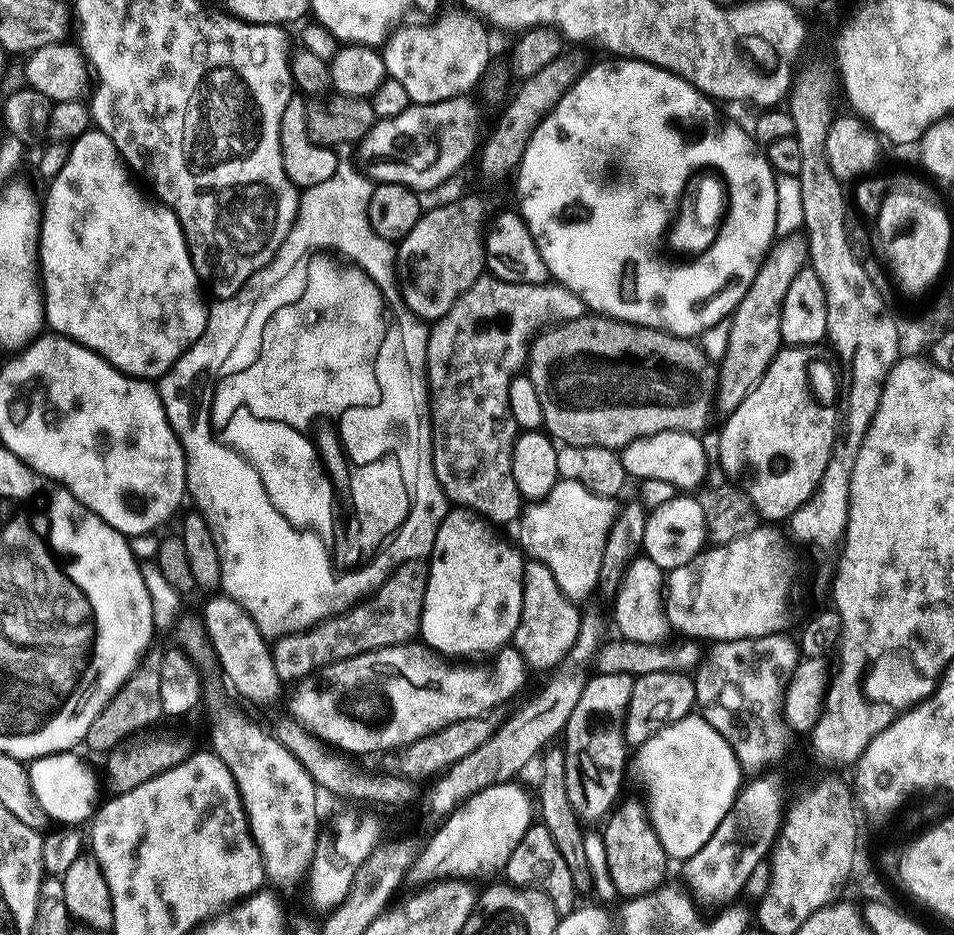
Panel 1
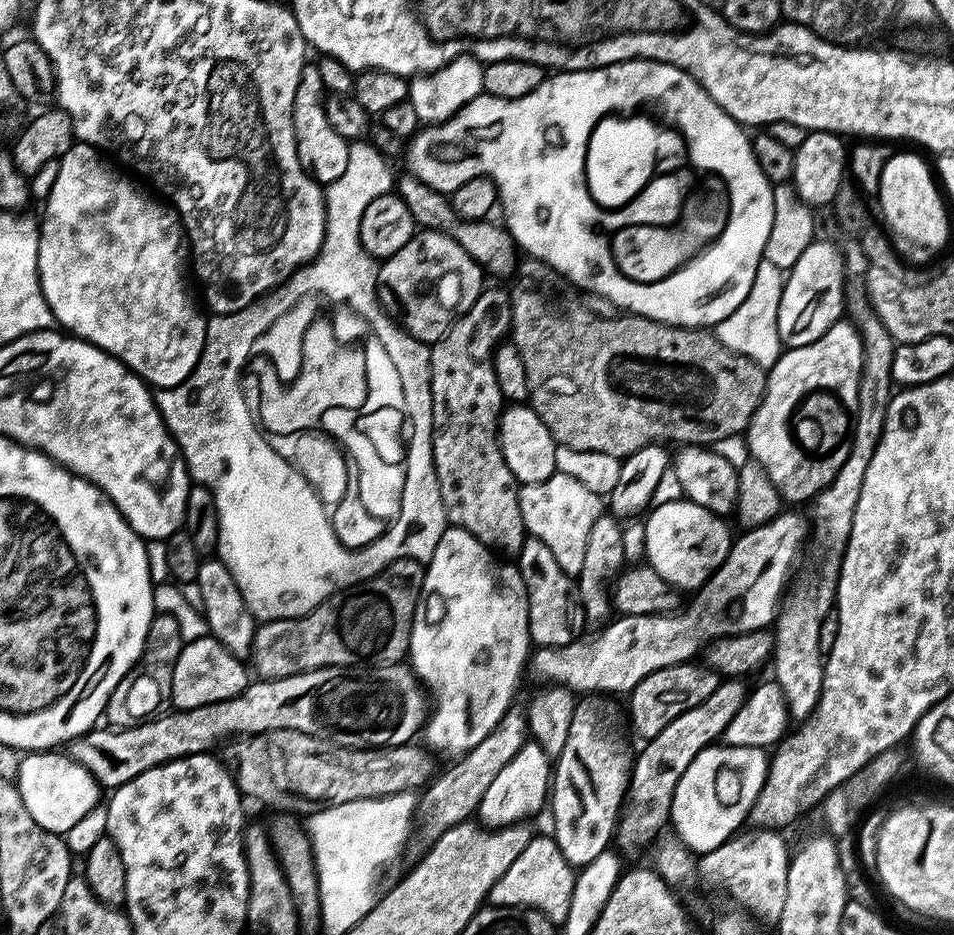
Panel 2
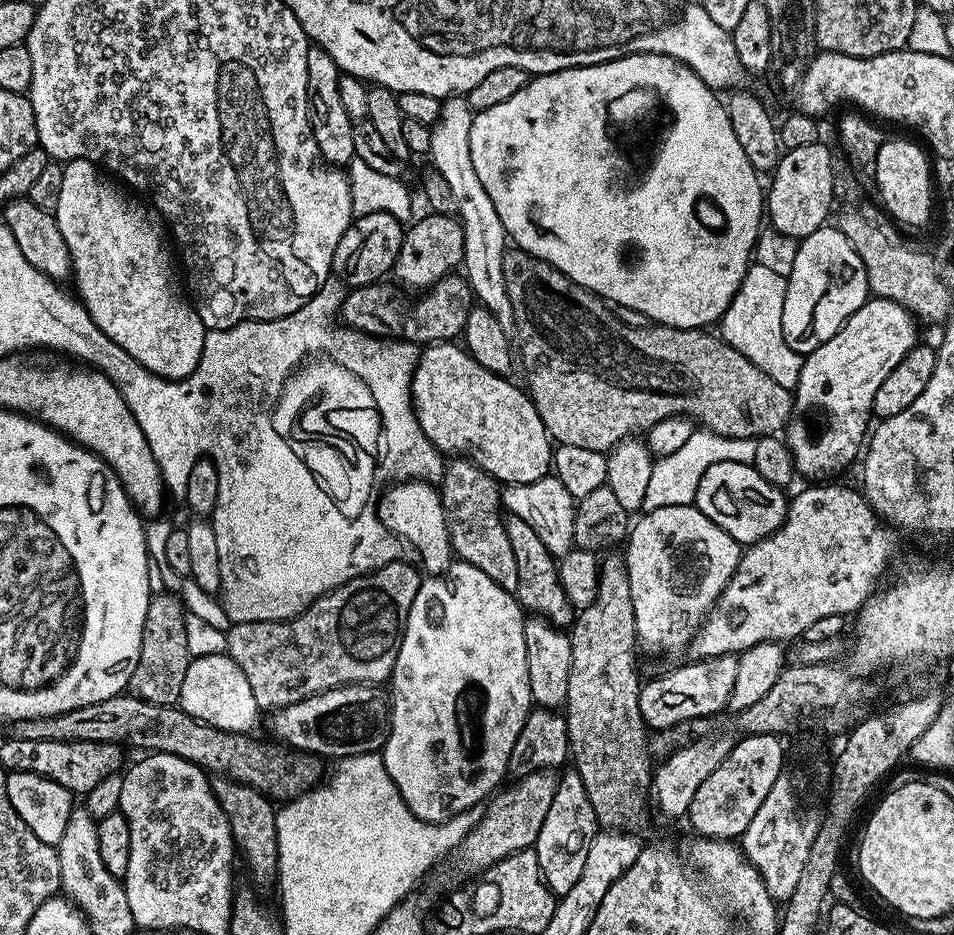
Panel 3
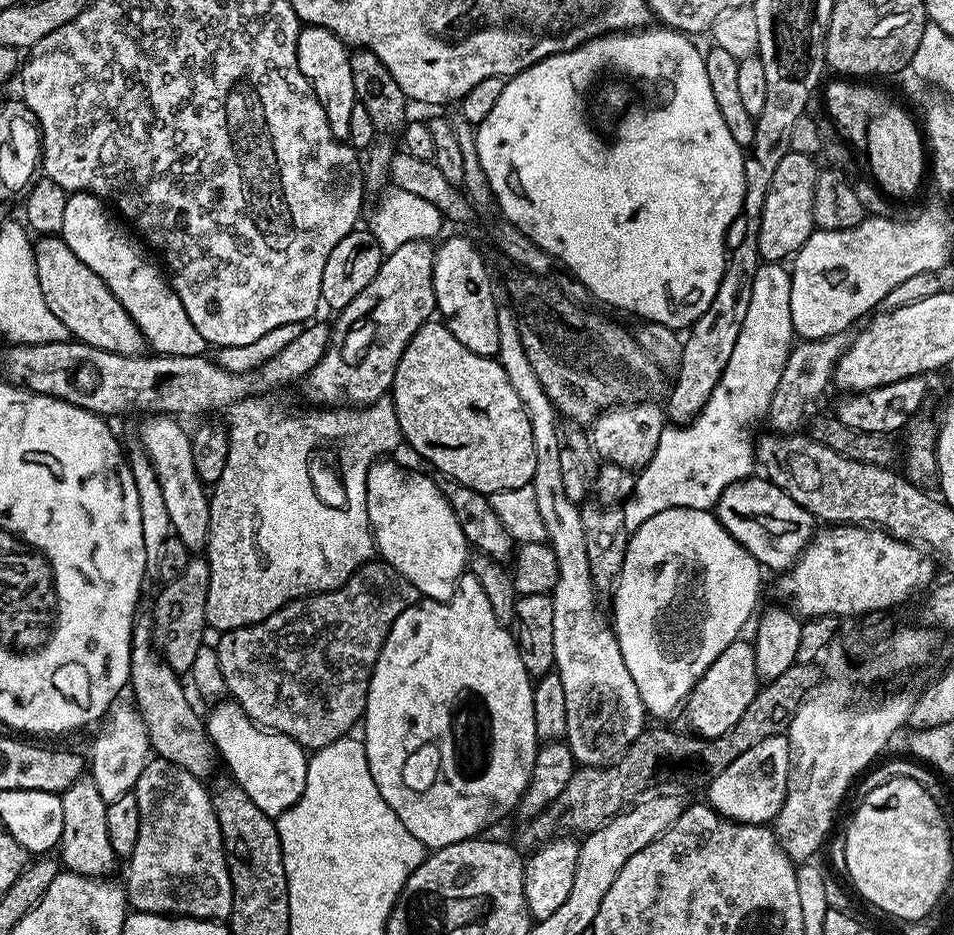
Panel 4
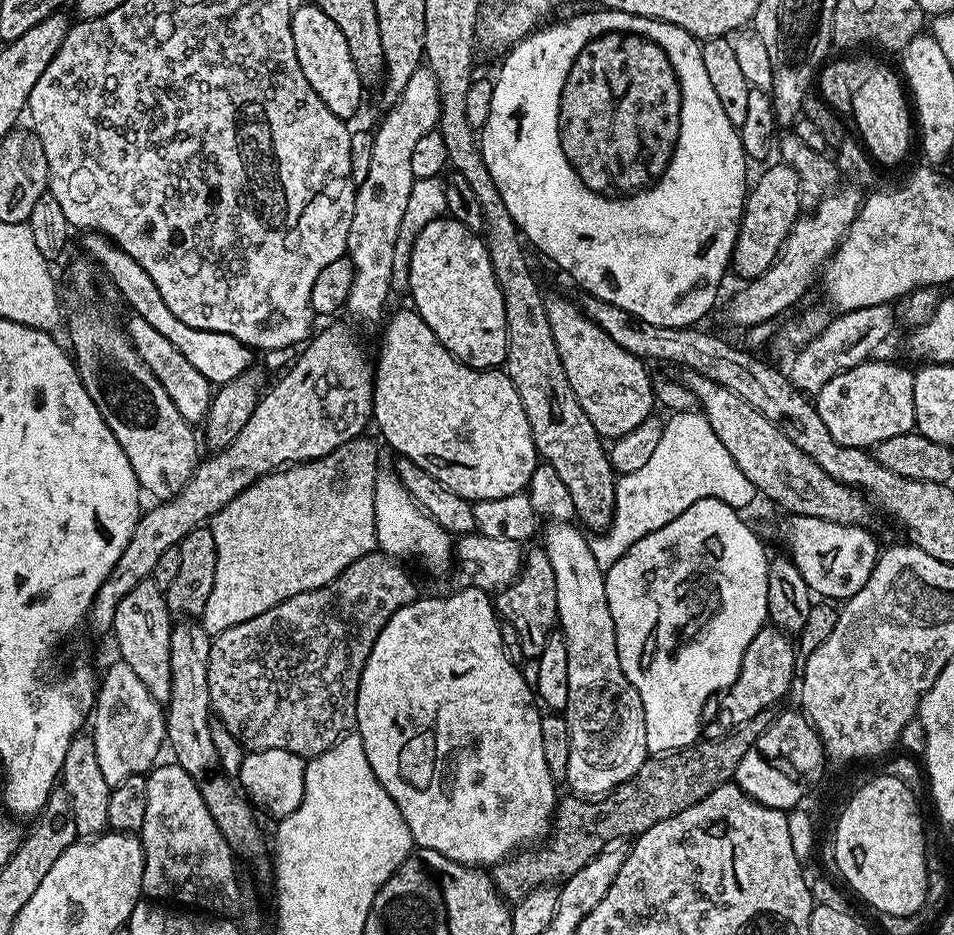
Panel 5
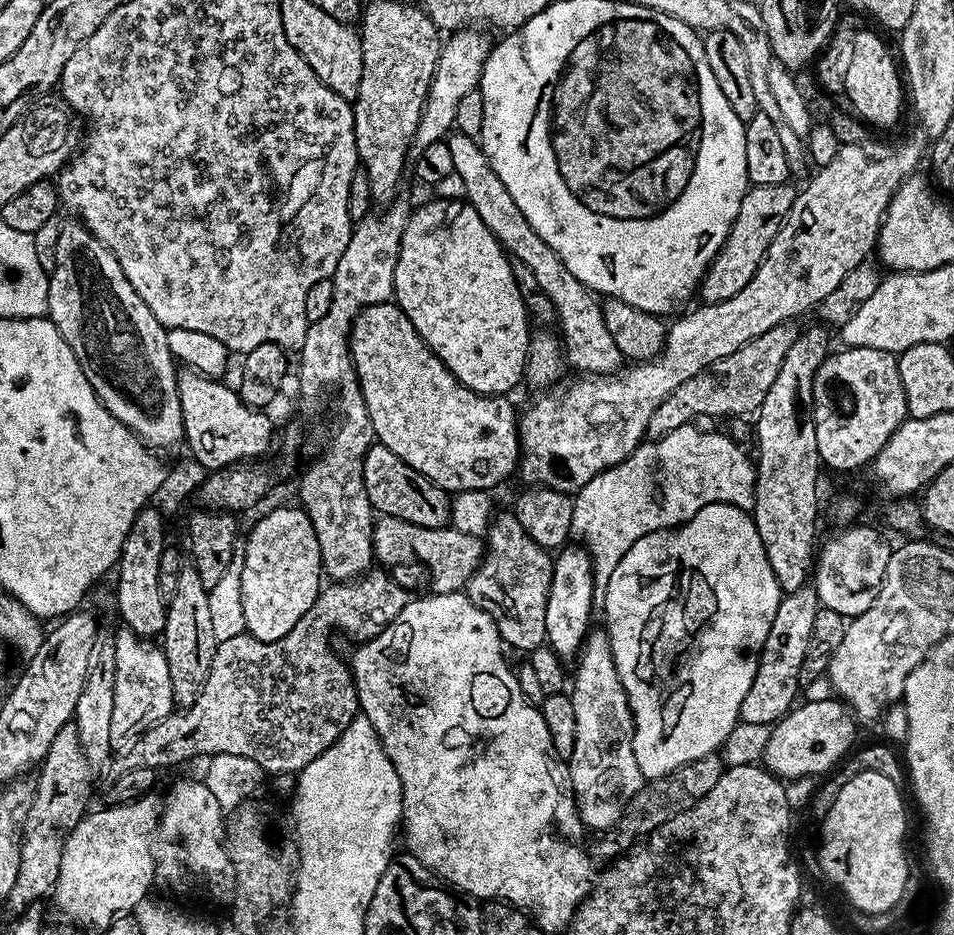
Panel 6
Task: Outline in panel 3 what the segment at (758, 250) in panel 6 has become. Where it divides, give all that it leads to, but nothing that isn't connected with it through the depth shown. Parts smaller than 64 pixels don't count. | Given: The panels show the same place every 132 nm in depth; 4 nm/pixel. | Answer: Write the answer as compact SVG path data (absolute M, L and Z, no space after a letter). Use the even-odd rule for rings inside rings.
M815 143L810 146L798 146L797 148L787 149L781 155L775 172L771 173L770 180L772 185L766 188L766 220L776 231L792 236L797 242L804 237L814 234L814 230L825 227L829 223L828 211L834 207L831 183L831 162L834 155L833 149Z

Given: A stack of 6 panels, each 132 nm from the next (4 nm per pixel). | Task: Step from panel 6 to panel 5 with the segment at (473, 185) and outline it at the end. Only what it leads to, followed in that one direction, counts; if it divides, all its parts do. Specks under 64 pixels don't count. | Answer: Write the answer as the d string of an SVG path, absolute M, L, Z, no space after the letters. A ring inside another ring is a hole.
M548 298L544 305L566 378L570 382L570 390L574 390L574 398L578 398L582 410L586 410L586 418L594 422L597 434L601 438L615 438L630 434L634 426L642 426L642 422L653 415L652 406L657 403L652 392L653 377L648 376L644 369L647 368L645 361L622 350L622 346L618 346L618 342L614 342L606 330L599 328L583 312L575 299Z

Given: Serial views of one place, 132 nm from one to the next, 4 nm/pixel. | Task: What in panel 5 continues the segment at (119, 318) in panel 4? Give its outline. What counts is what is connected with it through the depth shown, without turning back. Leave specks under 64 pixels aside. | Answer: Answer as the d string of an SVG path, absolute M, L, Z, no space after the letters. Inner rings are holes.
M133 315L131 319L132 321L127 321L126 331L132 337L132 345L136 347L136 352L142 358L142 362L146 362L146 366L150 366L154 378L158 378L158 382L162 382L162 386L166 390L166 394L170 394L174 406L178 406L178 414L182 414L182 418L189 424L199 425L207 417L208 407L212 404L213 385L208 383L207 377L198 374L198 370L194 370L194 366L190 366L190 362L186 362L186 354L182 354L182 350L178 350L178 346L174 346L174 342L170 342L170 338L158 334L158 330L154 330L154 326L150 326L150 322L146 322L146 318Z

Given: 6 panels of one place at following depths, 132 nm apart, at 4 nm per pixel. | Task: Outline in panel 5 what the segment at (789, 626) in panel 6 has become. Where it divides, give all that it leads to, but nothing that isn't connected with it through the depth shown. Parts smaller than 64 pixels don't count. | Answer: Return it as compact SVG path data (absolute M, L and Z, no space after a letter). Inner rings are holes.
M771 626L761 628L758 634L754 634L750 646L746 646L738 678L719 697L720 709L716 712L716 720L721 729L731 730L744 720L754 718L754 714L769 711L773 707L771 704L778 703L791 688L793 691L797 672L796 646L789 633Z

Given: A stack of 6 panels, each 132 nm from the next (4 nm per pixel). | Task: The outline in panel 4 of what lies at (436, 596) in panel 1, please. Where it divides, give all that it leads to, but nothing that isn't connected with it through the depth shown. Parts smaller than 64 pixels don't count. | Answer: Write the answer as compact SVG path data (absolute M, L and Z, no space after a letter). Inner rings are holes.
M464 574L457 582L456 592L453 594L449 602L425 599L423 602L417 603L415 606L408 608L402 613L394 622L394 626L390 630L390 634L386 638L386 642L382 646L382 650L376 659L376 665L372 671L372 677L368 679L368 697L366 698L366 706L364 707L364 715L362 717L362 728L364 724L364 733L362 739L364 741L364 749L366 750L366 758L370 766L370 774L374 778L374 782L378 786L378 794L382 794L382 798L386 802L386 806L390 806L390 810L394 810L394 814L402 822L402 826L406 828L418 840L422 842L425 849L435 850L438 848L445 848L454 842L462 842L463 840L470 840L479 837L487 830L491 824L496 824L499 820L507 818L511 812L515 813L520 806L520 799L524 797L526 786L530 782L530 774L534 766L534 758L536 757L536 749L538 741L536 738L536 727L534 726L534 694L532 693L534 687L533 677L528 675L526 666L522 666L522 658L520 657L520 648L516 645L515 635L505 625L498 622L498 618L494 618L494 610L490 606L490 598L486 598L486 590L482 590L482 586L478 582L478 578L471 574Z

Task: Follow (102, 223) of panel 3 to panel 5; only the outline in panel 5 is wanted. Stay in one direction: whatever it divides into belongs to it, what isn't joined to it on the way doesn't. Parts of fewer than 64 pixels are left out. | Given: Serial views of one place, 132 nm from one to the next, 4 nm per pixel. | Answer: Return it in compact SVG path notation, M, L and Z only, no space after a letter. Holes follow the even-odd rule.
M89 231L85 236L88 236L84 240L84 248L88 251L85 253L95 260L112 280L112 284L120 292L120 300L125 305L128 303L133 308L131 311L135 315L146 318L146 322L150 322L150 326L154 326L154 330L158 330L158 334L170 338L170 342L174 342L174 346L178 346L178 350L182 350L182 354L186 354L186 362L190 362L190 366L194 366L194 370L198 370L198 374L207 377L209 384L213 386L225 384L238 378L238 374L242 374L242 370L253 367L254 352L248 345L238 342L238 338L234 338L230 334L198 330L194 326L186 326L186 322L182 322L182 318L174 318L170 306L166 306L162 294L158 294L158 286L154 286L150 274L146 274L146 270L142 270L142 266L138 266L138 262L134 262L134 258L130 258L130 254L126 254L108 237L100 235L99 232Z

